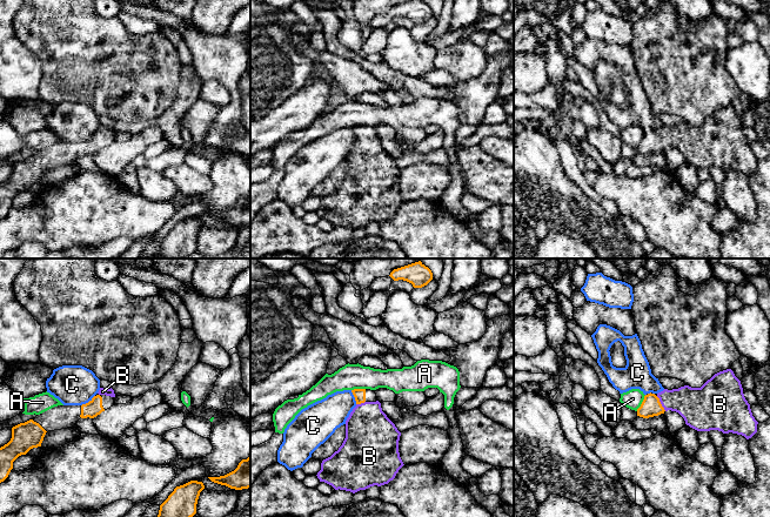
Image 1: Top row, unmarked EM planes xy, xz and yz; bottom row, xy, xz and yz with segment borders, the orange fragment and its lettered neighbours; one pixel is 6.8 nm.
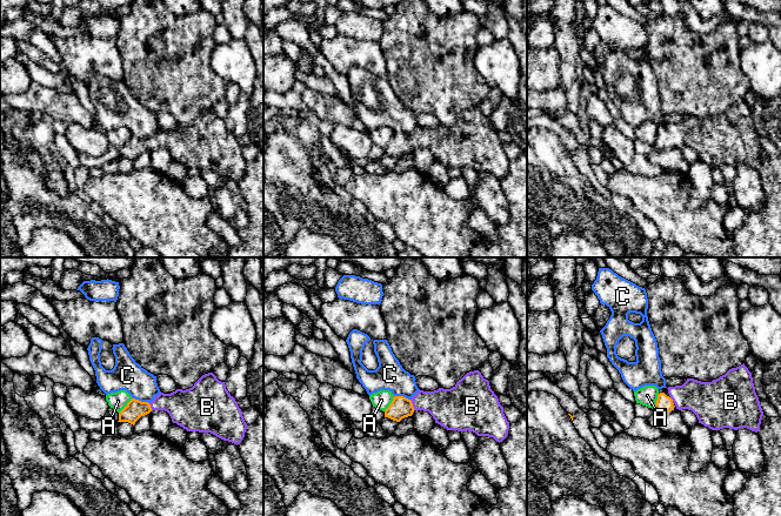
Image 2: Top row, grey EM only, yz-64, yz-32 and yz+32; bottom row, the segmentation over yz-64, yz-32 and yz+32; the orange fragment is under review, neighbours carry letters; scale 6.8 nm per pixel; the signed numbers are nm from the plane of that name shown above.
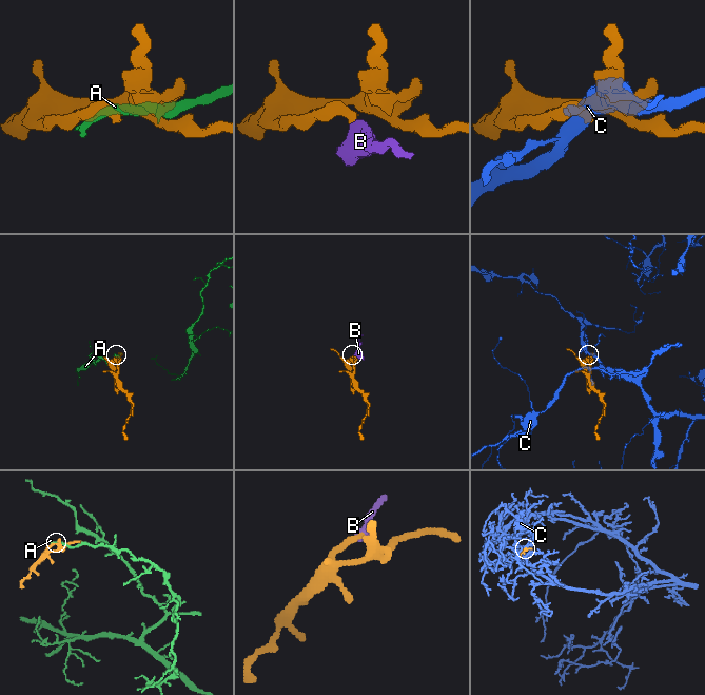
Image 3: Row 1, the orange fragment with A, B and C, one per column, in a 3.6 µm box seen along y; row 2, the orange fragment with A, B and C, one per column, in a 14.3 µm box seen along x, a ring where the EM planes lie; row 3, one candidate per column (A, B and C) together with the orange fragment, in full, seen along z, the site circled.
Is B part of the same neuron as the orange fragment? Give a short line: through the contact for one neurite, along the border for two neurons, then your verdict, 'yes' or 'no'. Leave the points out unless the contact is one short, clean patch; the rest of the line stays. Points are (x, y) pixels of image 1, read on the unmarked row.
line yz (650, 143), (660, 140), (690, 140), (696, 142); yes

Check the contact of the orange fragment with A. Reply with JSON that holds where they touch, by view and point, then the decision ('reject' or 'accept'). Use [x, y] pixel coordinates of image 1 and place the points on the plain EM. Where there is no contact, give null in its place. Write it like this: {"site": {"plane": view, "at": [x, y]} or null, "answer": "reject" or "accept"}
{"site": {"plane": "yz", "at": [642, 140]}, "answer": "reject"}

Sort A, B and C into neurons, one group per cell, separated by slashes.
A / B / C

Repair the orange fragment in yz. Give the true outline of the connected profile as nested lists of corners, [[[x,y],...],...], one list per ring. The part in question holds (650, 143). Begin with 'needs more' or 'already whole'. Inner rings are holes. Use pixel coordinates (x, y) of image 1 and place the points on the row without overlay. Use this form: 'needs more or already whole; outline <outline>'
needs more; outline [[[731,106],[715,110],[701,125],[689,122],[678,126],[655,130],[648,130],[641,143],[637,146],[637,153],[649,155],[671,147],[678,149],[685,157],[685,161],[697,168],[718,167],[723,170],[737,170],[746,176],[757,169],[758,159],[752,153],[750,141],[744,134],[741,118],[735,113]]]

